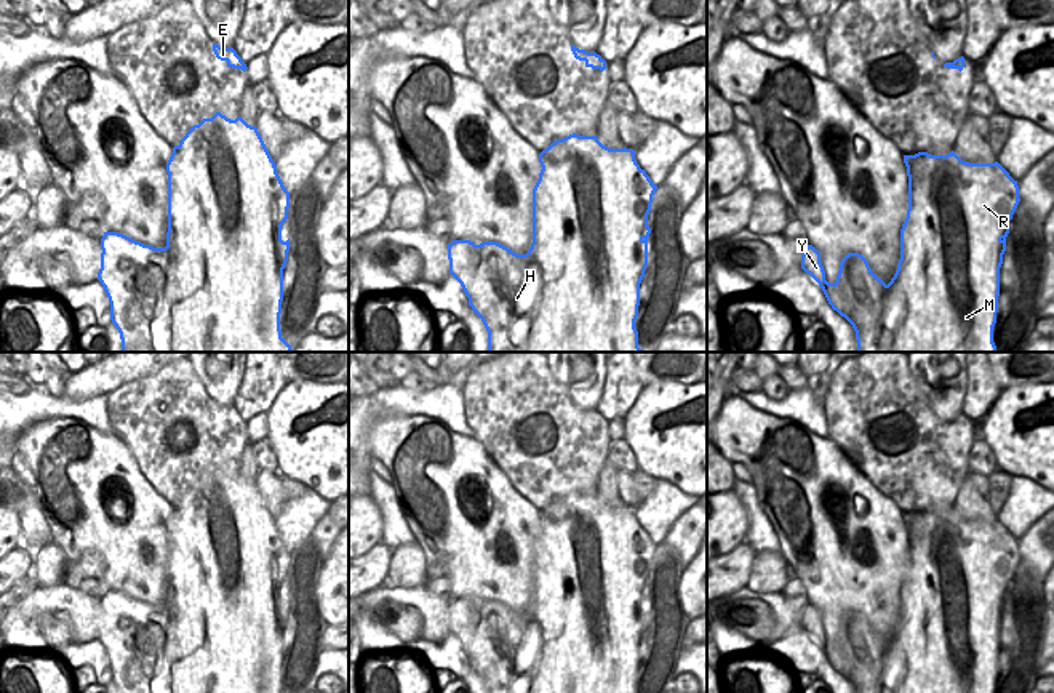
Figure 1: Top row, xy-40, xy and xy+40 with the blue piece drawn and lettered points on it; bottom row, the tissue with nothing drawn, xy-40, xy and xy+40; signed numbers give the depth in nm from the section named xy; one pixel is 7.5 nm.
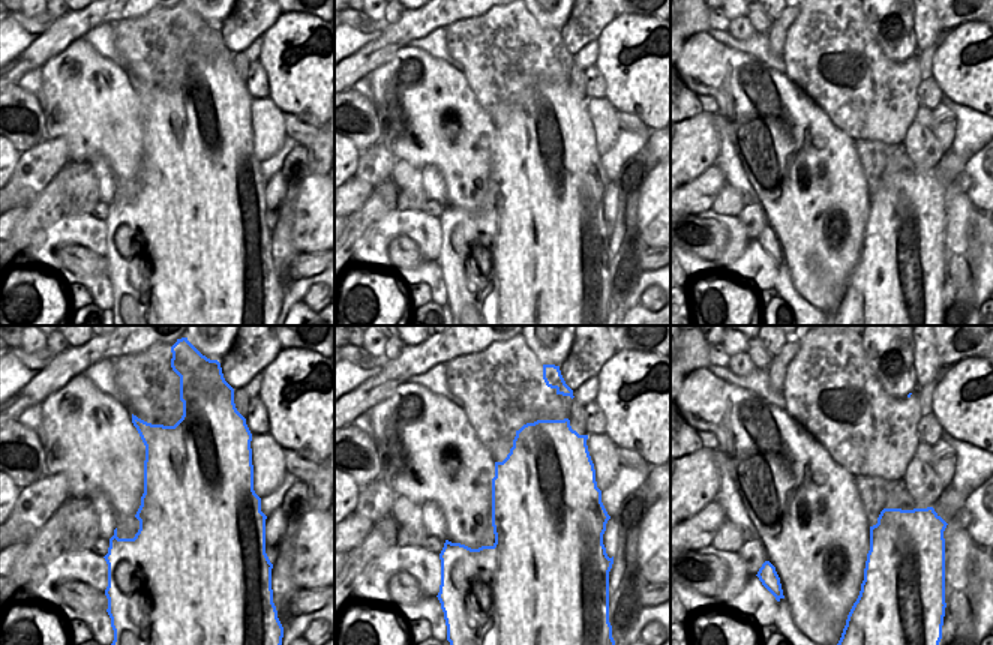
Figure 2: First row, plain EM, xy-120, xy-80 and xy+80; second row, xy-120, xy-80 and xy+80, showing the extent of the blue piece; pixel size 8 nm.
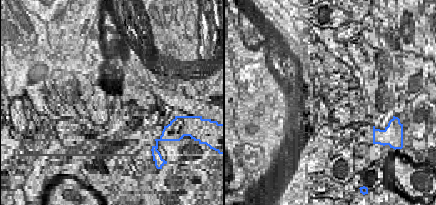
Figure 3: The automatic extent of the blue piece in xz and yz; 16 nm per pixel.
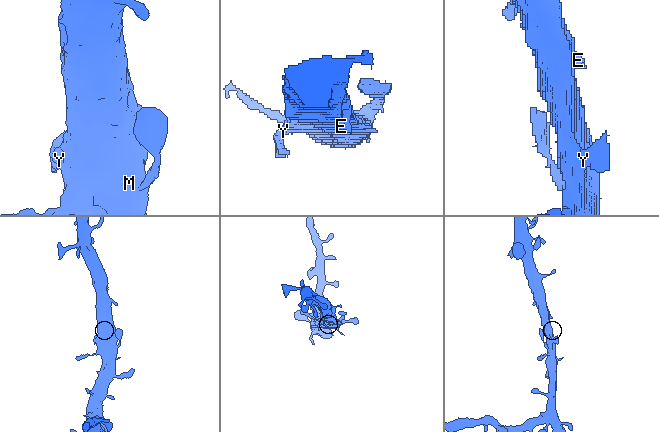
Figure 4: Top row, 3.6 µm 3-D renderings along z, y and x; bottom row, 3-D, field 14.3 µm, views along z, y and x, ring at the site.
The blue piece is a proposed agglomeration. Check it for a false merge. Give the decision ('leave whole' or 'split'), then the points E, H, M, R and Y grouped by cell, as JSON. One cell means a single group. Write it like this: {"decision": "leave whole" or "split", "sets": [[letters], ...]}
{"decision": "leave whole", "sets": [["E", "H", "M", "R", "Y"]]}

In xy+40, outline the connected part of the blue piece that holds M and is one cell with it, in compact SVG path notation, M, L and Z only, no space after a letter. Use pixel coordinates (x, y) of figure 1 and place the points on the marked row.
M953 150L947 155L931 155L928 152L904 155L904 163L908 176L908 210L900 229L900 259L891 282L886 285L881 278L878 278L862 254L848 253L840 262L836 282L828 283L820 262L820 253L812 245L808 245L801 254L801 269L819 283L832 309L852 325L857 339L857 352L996 352L996 346L993 342L993 326L996 323L998 312L1000 267L1006 251L1009 221L1020 202L1017 181L1014 181L998 162L969 163L963 162Z

